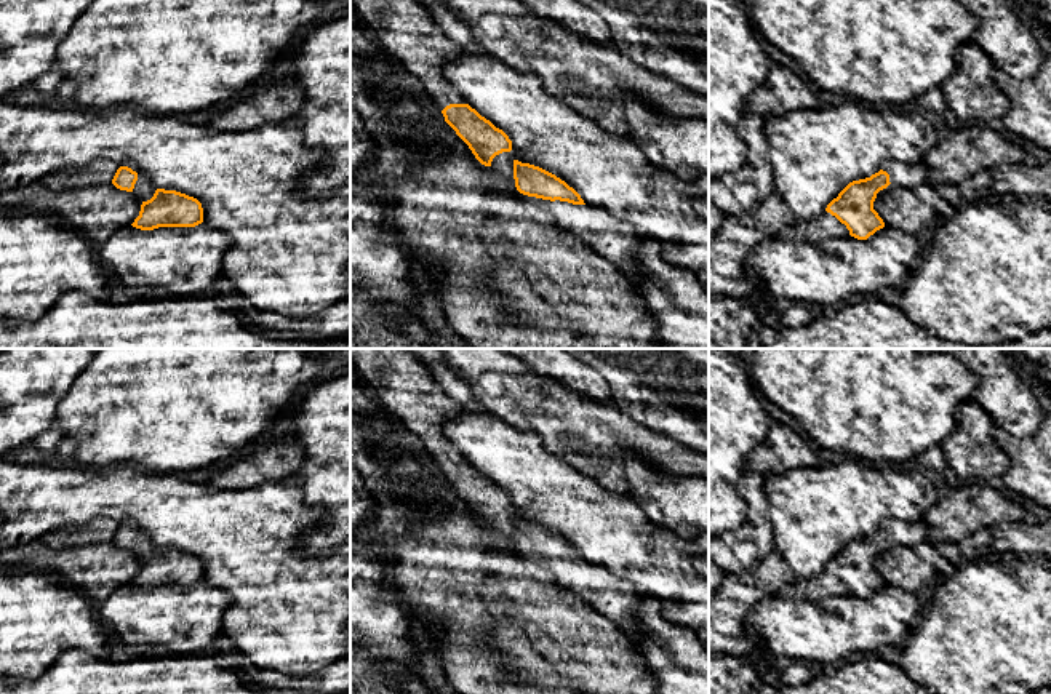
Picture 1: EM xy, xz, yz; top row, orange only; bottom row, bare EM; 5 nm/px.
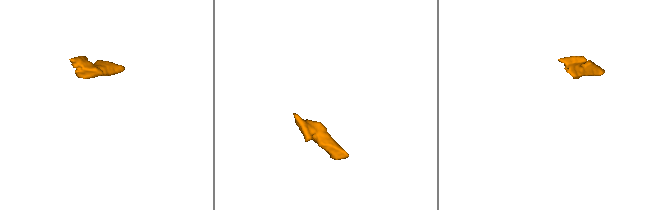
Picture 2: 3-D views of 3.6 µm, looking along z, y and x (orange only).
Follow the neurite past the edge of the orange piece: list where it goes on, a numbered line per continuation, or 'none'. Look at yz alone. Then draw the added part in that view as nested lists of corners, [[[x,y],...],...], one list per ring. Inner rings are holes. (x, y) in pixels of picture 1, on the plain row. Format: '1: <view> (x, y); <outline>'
1: yz (901, 533); [[[894,520],[888,526],[888,532],[893,545],[915,547],[918,542],[926,539],[928,528],[925,523],[904,523]]]
2: yz (824, 584); [[[825,568],[817,572],[813,579],[800,579],[785,585],[781,590],[782,598],[789,600],[808,600],[808,601],[824,601],[832,596],[849,595],[849,588],[835,574]]]

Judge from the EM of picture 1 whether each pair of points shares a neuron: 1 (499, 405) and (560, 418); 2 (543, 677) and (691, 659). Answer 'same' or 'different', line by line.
1: same
2: different

